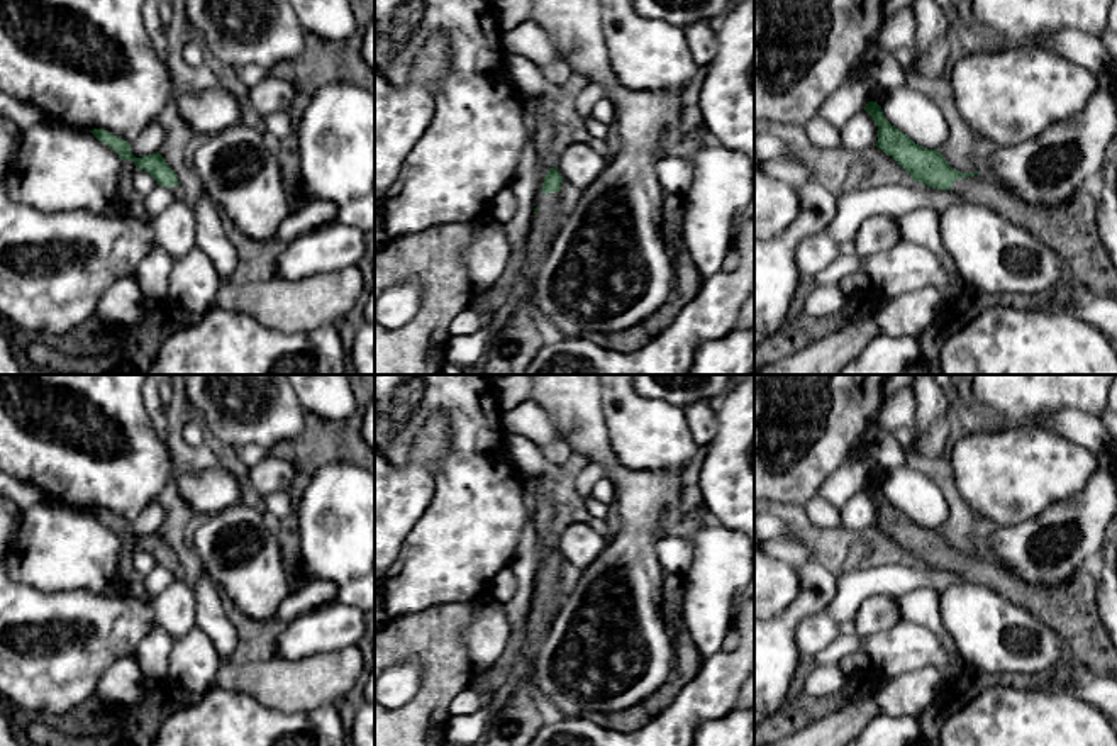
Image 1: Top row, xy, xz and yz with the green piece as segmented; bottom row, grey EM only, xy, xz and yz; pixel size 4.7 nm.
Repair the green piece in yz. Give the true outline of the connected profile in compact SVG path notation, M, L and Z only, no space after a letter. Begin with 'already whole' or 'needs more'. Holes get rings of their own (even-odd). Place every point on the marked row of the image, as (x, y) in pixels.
needs more | M868 102L864 110L878 125L875 146L892 156L914 181L953 190L966 202L993 209L1003 219L1037 236L1063 258L1086 293L1117 298L1117 270L1098 236L1098 195L1093 185L1076 190L1056 207L1031 205L1000 181L980 171L961 173L951 168L937 149L915 144L886 120L876 102Z

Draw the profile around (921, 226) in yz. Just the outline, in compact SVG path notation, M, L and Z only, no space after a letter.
M929 207L915 209L897 217L900 236L936 253L946 271L959 275L941 237L941 214Z

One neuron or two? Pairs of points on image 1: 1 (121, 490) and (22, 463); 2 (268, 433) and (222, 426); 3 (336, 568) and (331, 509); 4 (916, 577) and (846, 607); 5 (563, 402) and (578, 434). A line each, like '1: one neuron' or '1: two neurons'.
1: one neuron
2: one neuron
3: one neuron
4: one neuron
5: one neuron

